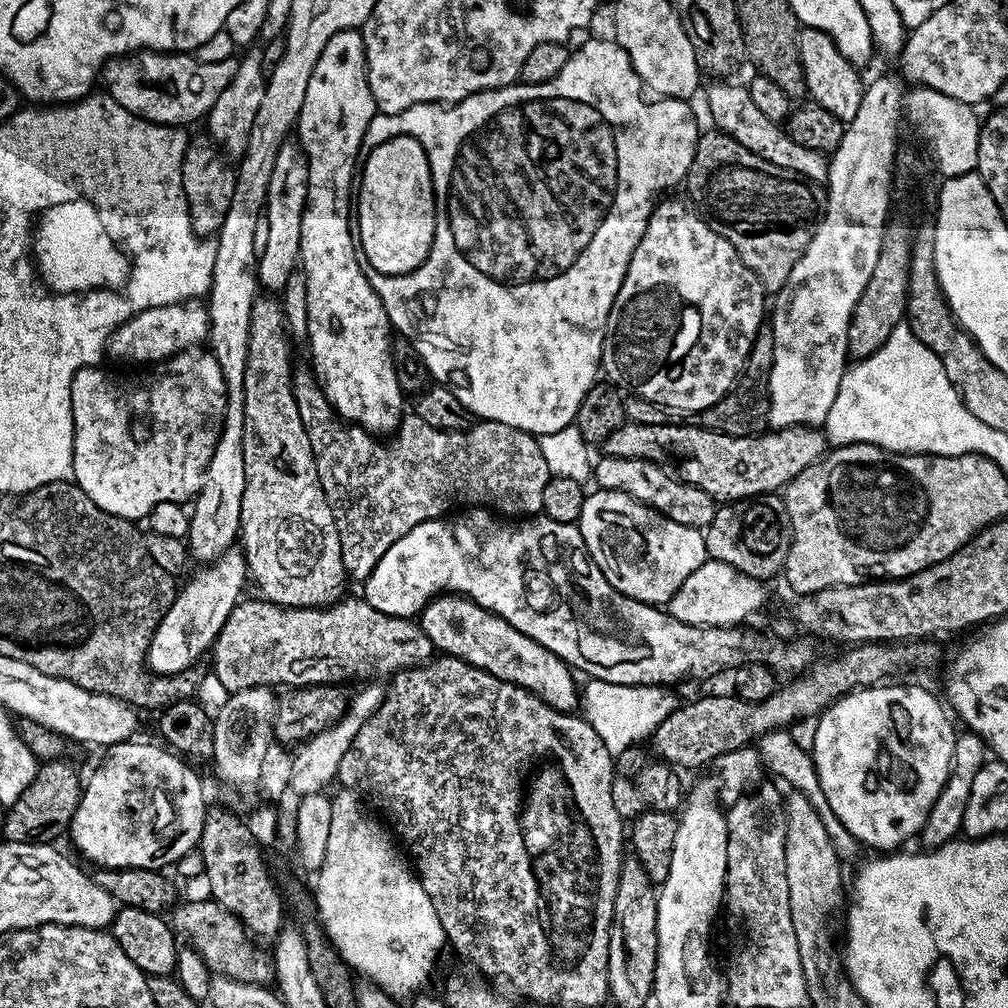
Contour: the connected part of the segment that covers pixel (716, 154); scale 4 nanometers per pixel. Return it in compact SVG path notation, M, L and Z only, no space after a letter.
M711 131L705 136L703 133L697 139L692 165L686 177L689 192L687 195L691 203L702 210L716 233L726 238L726 242L734 246L742 262L746 262L746 266L754 270L765 293L775 294L780 291L786 278L790 278L790 270L794 270L806 246L810 246L816 227L824 217L824 209L828 206L828 193L817 181L806 179L802 173L774 166L774 162L766 162L766 158L746 150L746 146L742 146L724 132Z

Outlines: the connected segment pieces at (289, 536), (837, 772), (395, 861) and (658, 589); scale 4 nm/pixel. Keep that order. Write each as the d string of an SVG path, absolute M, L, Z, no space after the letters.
M272 294L257 295L254 306L250 310L250 338L248 339L248 353L246 354L246 374L244 375L244 433L242 434L242 454L246 462L246 490L242 490L242 510L240 511L239 543L242 545L248 575L260 587L259 595L271 604L280 604L284 608L326 608L336 603L345 595L344 580L346 573L342 562L342 546L338 526L334 522L334 514L326 494L322 490L322 482L318 478L318 470L314 462L314 454L310 450L310 438L306 434L306 426L302 422L302 414L298 414L298 402L294 398L292 389L292 349L289 334L286 331L284 308L281 301Z
M888 682L883 686L873 686L870 688L857 688L855 692L850 692L840 700L833 702L829 708L824 709L815 721L816 733L812 736L812 746L810 745L810 753L813 764L817 770L818 782L822 786L822 793L825 794L830 808L834 810L834 814L838 816L838 820L846 826L846 830L853 837L860 841L861 845L868 844L872 850L896 850L904 844L908 839L919 837L922 826L926 822L926 818L930 814L930 806L934 806L934 802L938 799L938 794L942 794L942 786L946 786L946 778L948 772L952 769L952 751L954 750L954 742L957 733L952 732L952 724L948 721L949 713L946 711L945 705L936 701L936 696L932 692L927 692L924 688L919 688L916 684L896 684L900 682Z
M340 790L337 796L331 797L331 801L330 839L326 842L326 862L322 862L320 871L314 876L315 915L328 940L353 973L361 972L367 983L375 984L393 998L403 998L402 996L416 991L419 993L419 988L427 982L428 975L436 968L436 952L446 948L442 922L438 922L438 910L434 910L430 894L426 894L419 876L406 859L393 833L369 811L365 801L355 792L347 790Z
M589 491L584 498L578 527L588 555L600 567L606 582L610 582L610 586L614 586L614 590L624 596L640 600L643 604L667 605L668 599L678 590L678 586L682 586L682 582L686 582L686 578L690 578L690 574L694 574L694 570L698 570L698 566L702 566L708 559L701 529L682 526L682 522L666 518L659 510L635 500L625 492Z

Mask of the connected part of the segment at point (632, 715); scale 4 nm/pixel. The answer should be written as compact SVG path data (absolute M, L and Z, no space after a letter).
M594 679L586 683L582 688L582 715L613 756L629 751L636 742L649 739L678 706L678 699L661 685L616 684Z

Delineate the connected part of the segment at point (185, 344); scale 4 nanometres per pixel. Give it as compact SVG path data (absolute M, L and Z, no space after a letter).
M199 299L185 300L182 304L167 304L142 310L134 318L114 330L108 340L107 359L121 360L124 364L152 364L163 362L186 348L203 345L208 340L208 309Z

